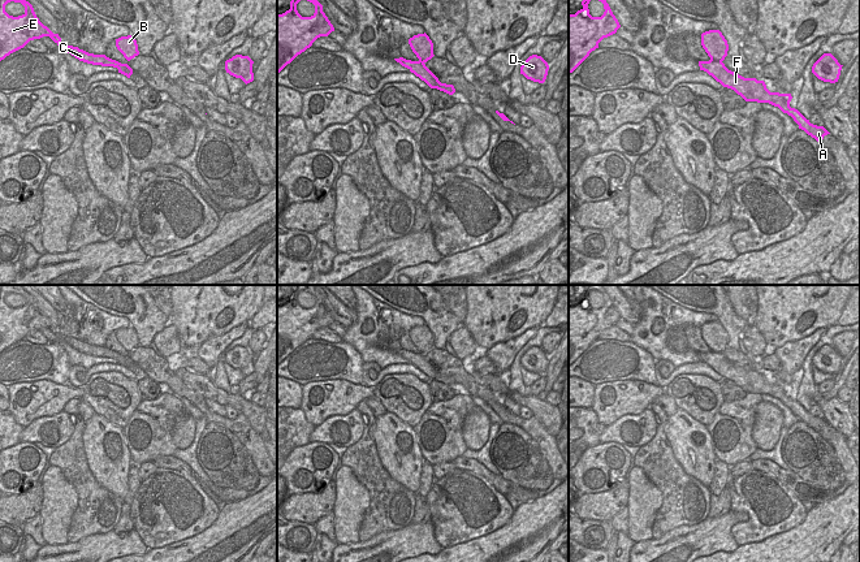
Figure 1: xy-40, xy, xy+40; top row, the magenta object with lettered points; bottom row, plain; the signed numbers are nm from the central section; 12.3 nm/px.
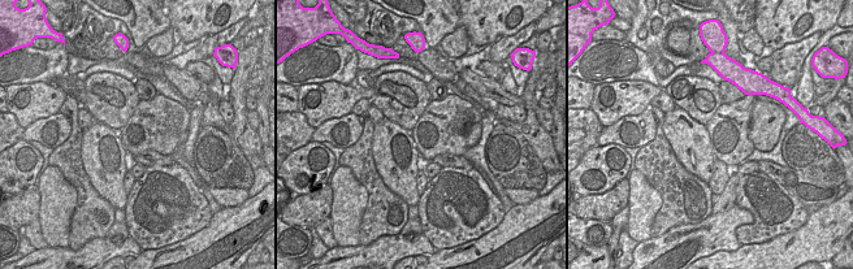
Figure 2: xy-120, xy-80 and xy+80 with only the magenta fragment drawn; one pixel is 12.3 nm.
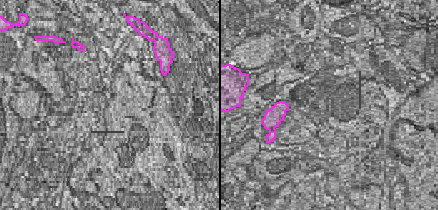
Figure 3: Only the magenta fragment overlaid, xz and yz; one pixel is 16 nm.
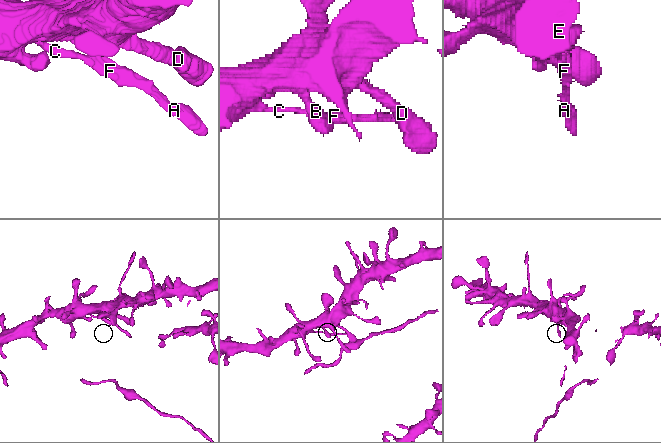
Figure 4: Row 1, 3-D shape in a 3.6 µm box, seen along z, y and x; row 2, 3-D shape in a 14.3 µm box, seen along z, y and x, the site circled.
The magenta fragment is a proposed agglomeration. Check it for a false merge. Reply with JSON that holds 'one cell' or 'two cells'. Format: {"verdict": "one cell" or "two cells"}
{"verdict": "two cells"}

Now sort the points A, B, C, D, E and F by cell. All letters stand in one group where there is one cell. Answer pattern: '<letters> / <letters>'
A C F / B D E

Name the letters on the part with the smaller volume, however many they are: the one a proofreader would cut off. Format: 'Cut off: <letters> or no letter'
Cut off: A, C, F.

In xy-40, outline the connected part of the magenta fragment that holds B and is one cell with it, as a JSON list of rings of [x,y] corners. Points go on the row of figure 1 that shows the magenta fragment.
[[[131,35],[116,39],[116,47],[128,61],[139,55],[137,40]]]

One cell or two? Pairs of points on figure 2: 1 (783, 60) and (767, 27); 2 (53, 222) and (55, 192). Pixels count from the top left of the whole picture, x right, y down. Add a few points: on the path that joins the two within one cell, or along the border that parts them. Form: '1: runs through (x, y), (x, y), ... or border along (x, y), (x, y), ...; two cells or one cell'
1: border along (806, 38), (786, 43), (774, 51); two cells
2: runs through (55, 215), (55, 200); one cell

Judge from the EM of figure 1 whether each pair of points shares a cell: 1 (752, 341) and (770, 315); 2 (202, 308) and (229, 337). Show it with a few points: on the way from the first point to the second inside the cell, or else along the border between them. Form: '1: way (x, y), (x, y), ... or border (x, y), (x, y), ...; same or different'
1: border (755, 324), (768, 344); different
2: border (247, 321), (221, 334), (210, 336), (201, 345); different

